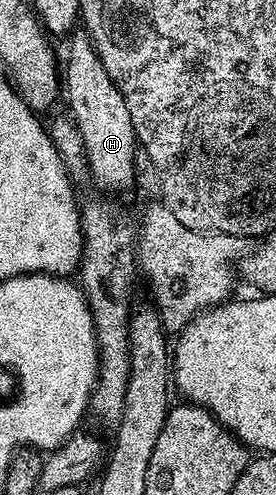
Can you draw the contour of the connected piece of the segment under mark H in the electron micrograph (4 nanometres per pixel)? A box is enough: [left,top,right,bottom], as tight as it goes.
[63,30,139,192]

